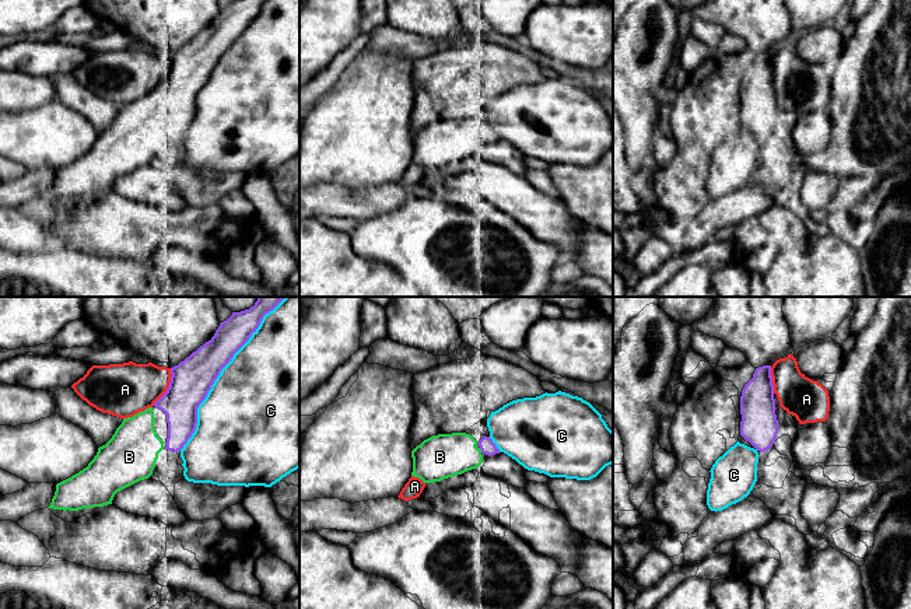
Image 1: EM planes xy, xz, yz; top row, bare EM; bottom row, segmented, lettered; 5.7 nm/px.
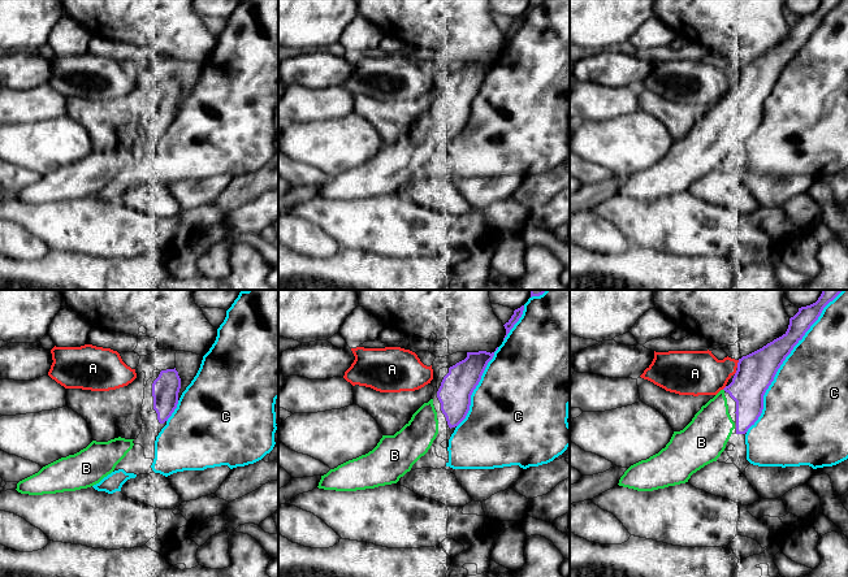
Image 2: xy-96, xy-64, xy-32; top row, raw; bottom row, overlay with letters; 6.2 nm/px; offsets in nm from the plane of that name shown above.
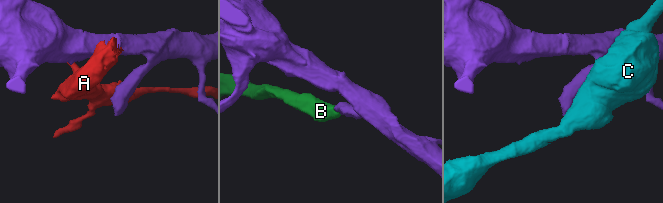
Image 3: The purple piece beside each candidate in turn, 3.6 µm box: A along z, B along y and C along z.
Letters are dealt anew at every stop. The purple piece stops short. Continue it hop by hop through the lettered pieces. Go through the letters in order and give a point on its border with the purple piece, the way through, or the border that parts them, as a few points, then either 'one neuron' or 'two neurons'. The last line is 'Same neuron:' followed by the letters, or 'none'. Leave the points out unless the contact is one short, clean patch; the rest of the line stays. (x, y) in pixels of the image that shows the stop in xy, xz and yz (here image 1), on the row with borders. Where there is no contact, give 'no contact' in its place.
A: xy (168, 387) | two neurons
B: xz (480, 448) | one neuron
C: xy (220, 371) | two neurons
Same neuron: B

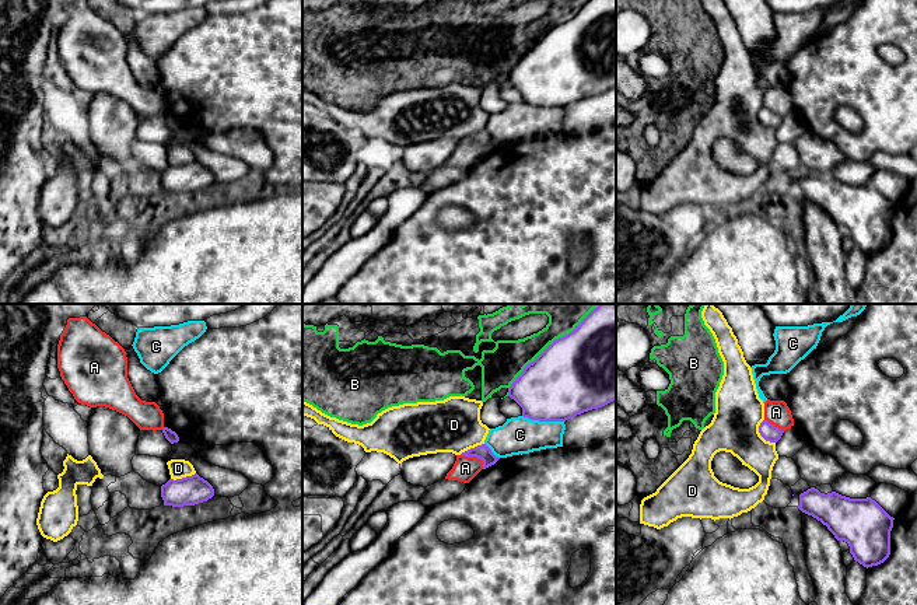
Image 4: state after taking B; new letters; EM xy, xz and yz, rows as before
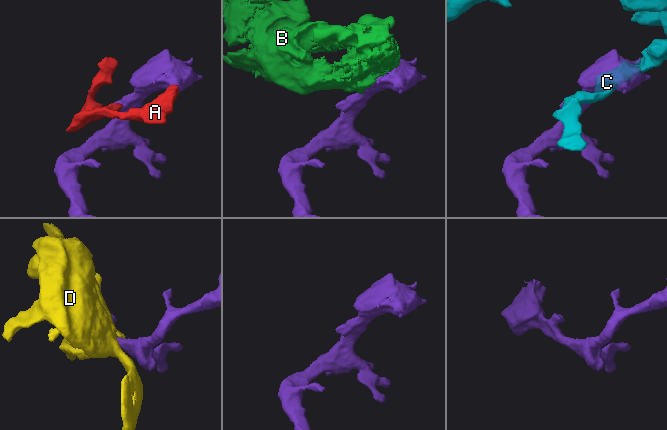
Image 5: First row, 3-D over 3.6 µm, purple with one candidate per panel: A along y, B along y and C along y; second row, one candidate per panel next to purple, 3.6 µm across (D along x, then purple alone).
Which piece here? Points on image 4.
A: xz (475, 455) | along xz (461, 454), (478, 457), (483, 468) | two neurons
B: xz (553, 342) | two neurons
C: xz (543, 420) | two neurons
D: yz (760, 434) | two neurons
Same neuron: none

